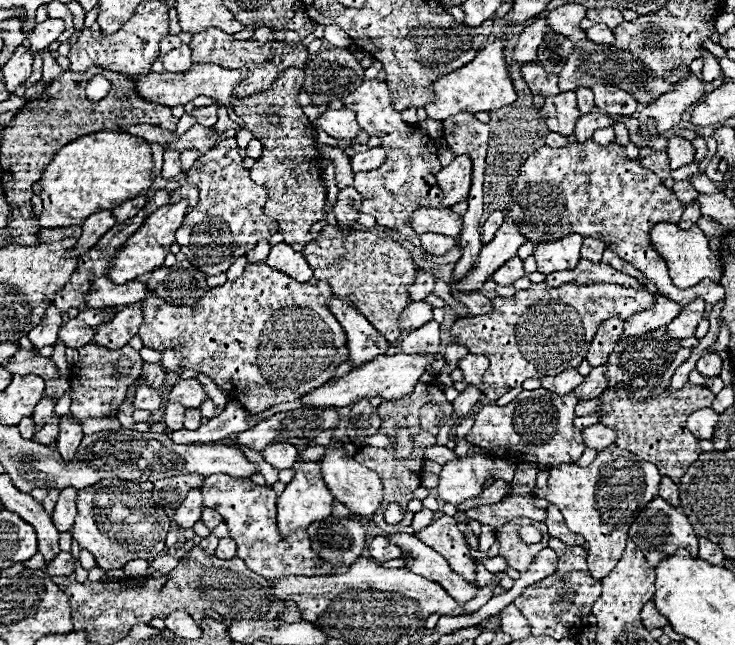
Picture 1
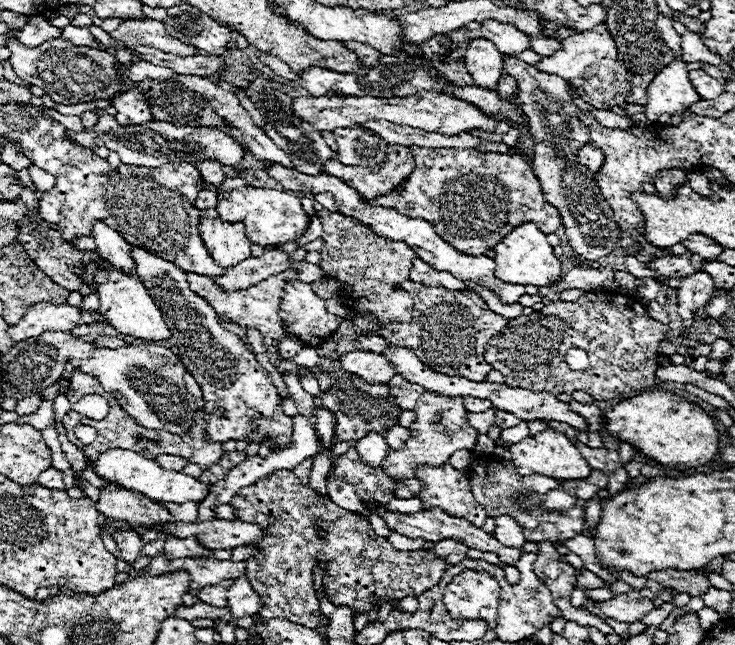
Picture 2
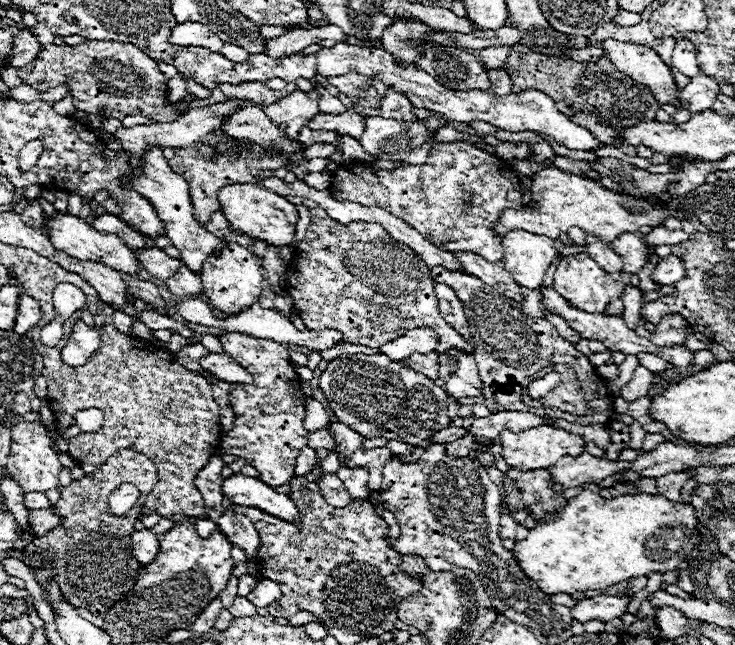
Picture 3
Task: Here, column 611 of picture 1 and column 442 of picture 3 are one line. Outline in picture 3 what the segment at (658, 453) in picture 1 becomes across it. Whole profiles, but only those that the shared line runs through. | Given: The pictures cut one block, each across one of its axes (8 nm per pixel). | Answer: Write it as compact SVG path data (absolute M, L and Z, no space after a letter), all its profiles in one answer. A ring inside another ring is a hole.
M342 354L328 362L328 368L320 374L320 390L324 392L330 410L336 414L338 422L344 422L348 428L358 432L364 438L386 438L398 440L412 446L422 446L426 438L434 432L450 426L448 410L448 394L436 382L426 378L424 374L406 366L406 362L394 362L384 354ZM324 374L356 374L356 376L324 376Z

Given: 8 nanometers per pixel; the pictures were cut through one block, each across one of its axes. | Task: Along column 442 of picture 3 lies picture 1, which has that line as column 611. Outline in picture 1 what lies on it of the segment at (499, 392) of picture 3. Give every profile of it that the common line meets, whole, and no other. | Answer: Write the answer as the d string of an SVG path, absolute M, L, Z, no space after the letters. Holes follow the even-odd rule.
M580 260L574 270L562 270L562 272L552 272L546 278L548 286L562 286L566 282L576 282L578 286L590 286L592 282L616 282L620 286L632 286L636 290L646 290L638 280L632 276L620 274L618 270L612 270L608 264L592 264L588 260Z

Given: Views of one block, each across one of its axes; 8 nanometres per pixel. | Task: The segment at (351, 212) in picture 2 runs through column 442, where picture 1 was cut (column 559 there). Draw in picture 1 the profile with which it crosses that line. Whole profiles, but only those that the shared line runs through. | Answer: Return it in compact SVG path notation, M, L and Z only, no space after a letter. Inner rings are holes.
M570 234L556 242L542 242L534 248L536 266L542 274L552 274L556 270L572 270L576 262L580 262L580 246L582 236Z

